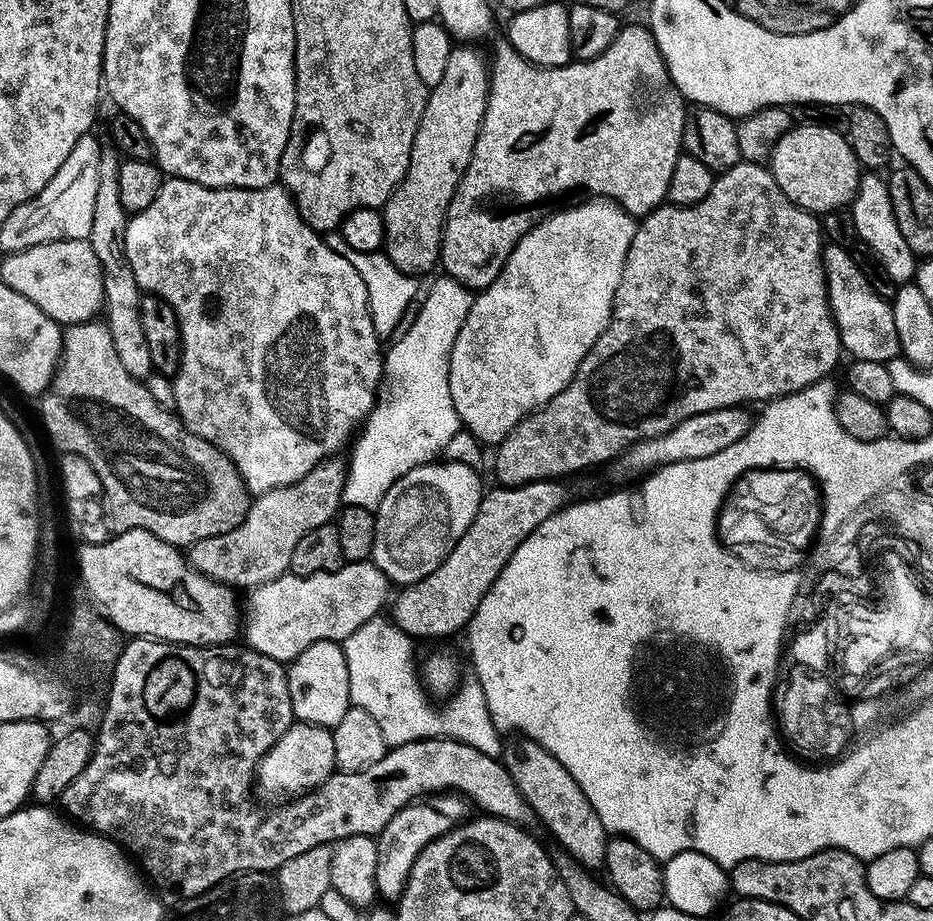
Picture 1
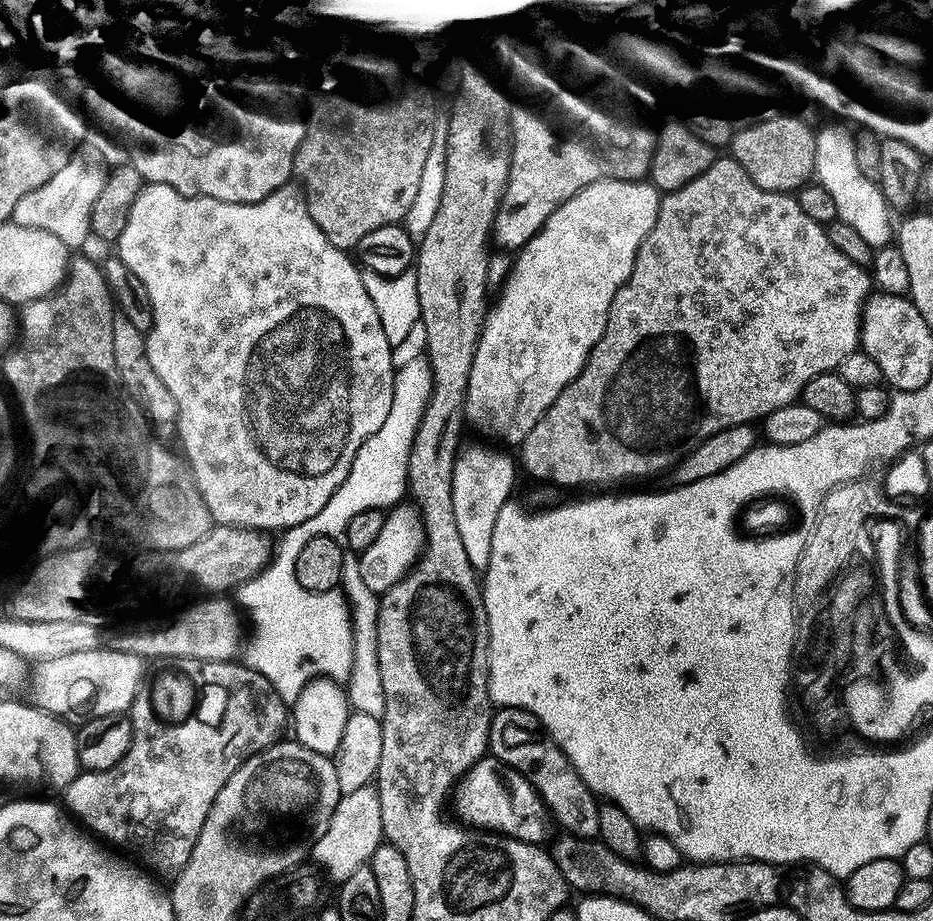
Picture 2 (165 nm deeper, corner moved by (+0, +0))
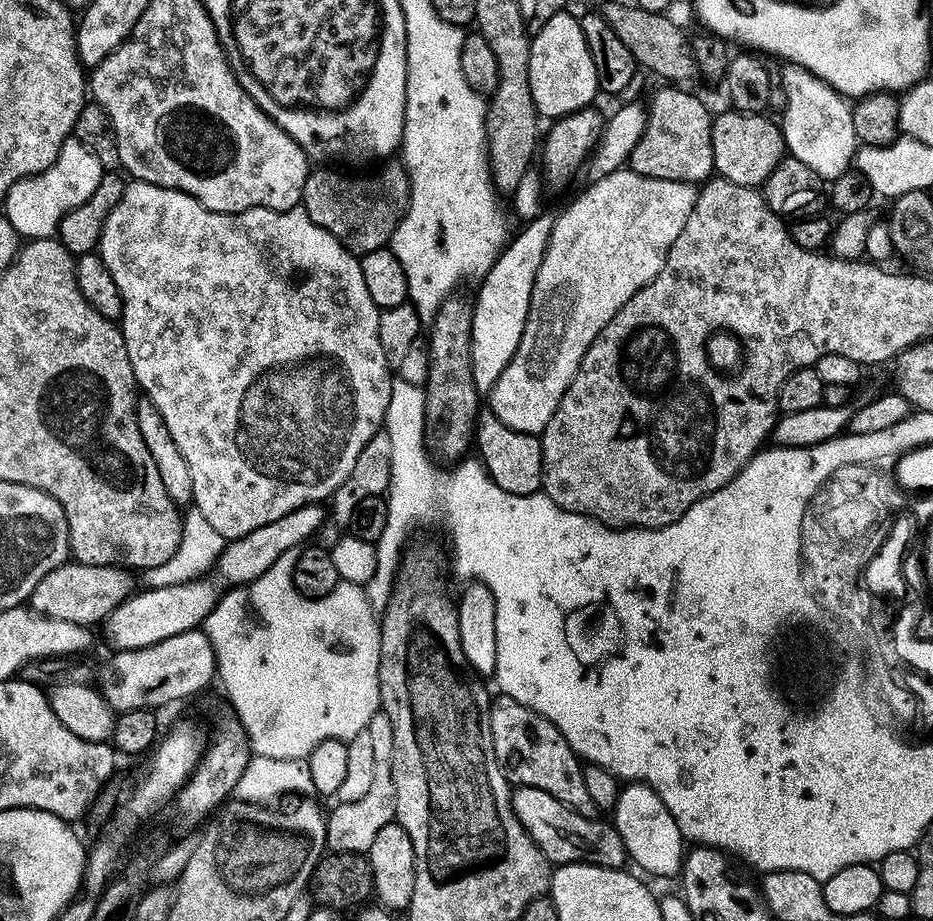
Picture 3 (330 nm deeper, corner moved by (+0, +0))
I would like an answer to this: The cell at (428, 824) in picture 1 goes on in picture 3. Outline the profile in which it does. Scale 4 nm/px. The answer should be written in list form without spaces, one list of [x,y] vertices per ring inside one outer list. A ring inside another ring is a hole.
[[[534,786],[513,787],[510,795],[518,822],[528,831],[549,864],[597,864],[603,868],[623,869],[629,863],[626,846],[615,823],[608,821],[607,824],[603,818],[586,818],[570,806],[558,802],[554,794],[546,794],[546,790],[538,790]]]

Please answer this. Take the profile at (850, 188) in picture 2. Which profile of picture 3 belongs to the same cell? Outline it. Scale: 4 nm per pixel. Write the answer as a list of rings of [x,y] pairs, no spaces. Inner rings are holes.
[[[788,64],[785,72],[778,76],[778,84],[784,87],[784,133],[785,149],[798,162],[806,162],[826,182],[837,180],[849,171],[858,151],[854,134],[854,118],[849,101],[834,91],[827,82],[813,72]]]

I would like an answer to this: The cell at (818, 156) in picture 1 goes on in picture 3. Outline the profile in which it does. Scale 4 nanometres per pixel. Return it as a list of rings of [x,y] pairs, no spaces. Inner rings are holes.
[[[727,110],[712,121],[712,146],[714,148],[714,172],[721,180],[729,180],[738,186],[756,188],[770,178],[770,170],[786,154],[781,125],[767,120],[767,115],[754,112]]]

